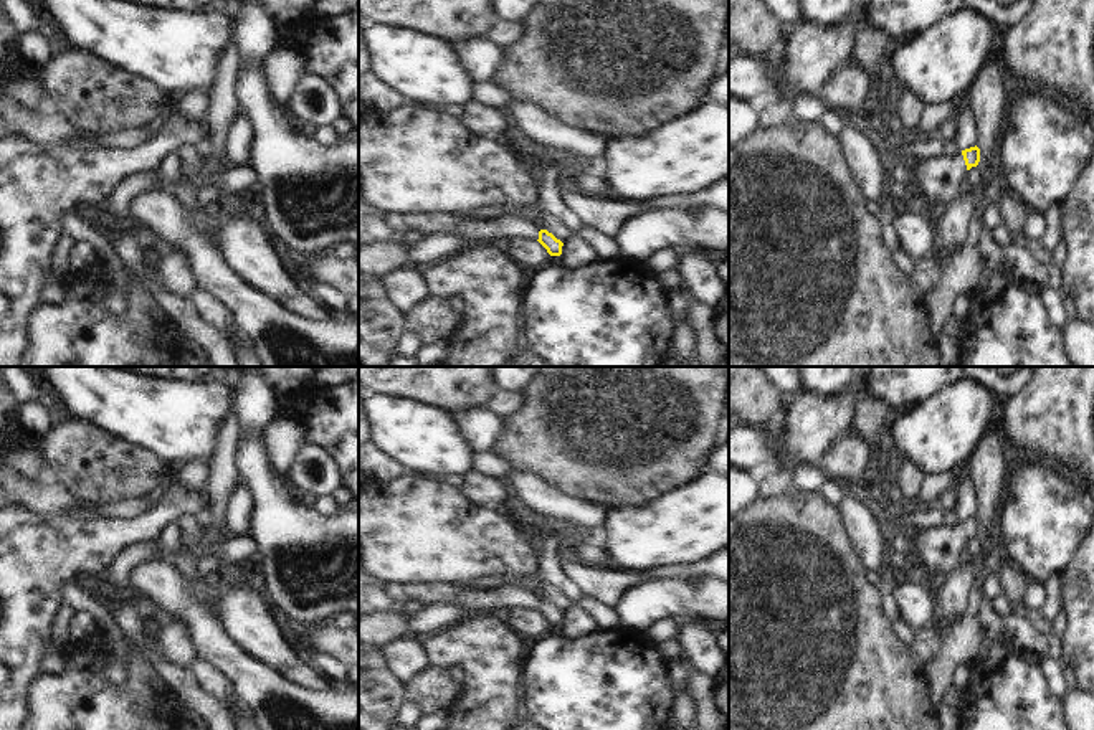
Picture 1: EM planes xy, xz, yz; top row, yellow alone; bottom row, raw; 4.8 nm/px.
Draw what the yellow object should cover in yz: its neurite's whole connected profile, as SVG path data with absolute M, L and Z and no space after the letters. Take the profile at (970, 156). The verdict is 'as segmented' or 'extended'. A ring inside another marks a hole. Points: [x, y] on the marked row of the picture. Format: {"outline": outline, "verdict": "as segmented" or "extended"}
{"outline": "M970 147L958 155L939 155L917 159L914 162L916 178L920 182L930 208L937 203L950 205L962 195L962 180L972 167L980 162L980 149Z", "verdict": "extended"}

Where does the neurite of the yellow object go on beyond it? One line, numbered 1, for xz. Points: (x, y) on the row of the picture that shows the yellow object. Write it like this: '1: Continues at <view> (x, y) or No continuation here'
1: No continuation here

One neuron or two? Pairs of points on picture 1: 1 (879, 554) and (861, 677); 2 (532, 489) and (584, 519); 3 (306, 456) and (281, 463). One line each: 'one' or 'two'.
1: two
2: one
3: two

